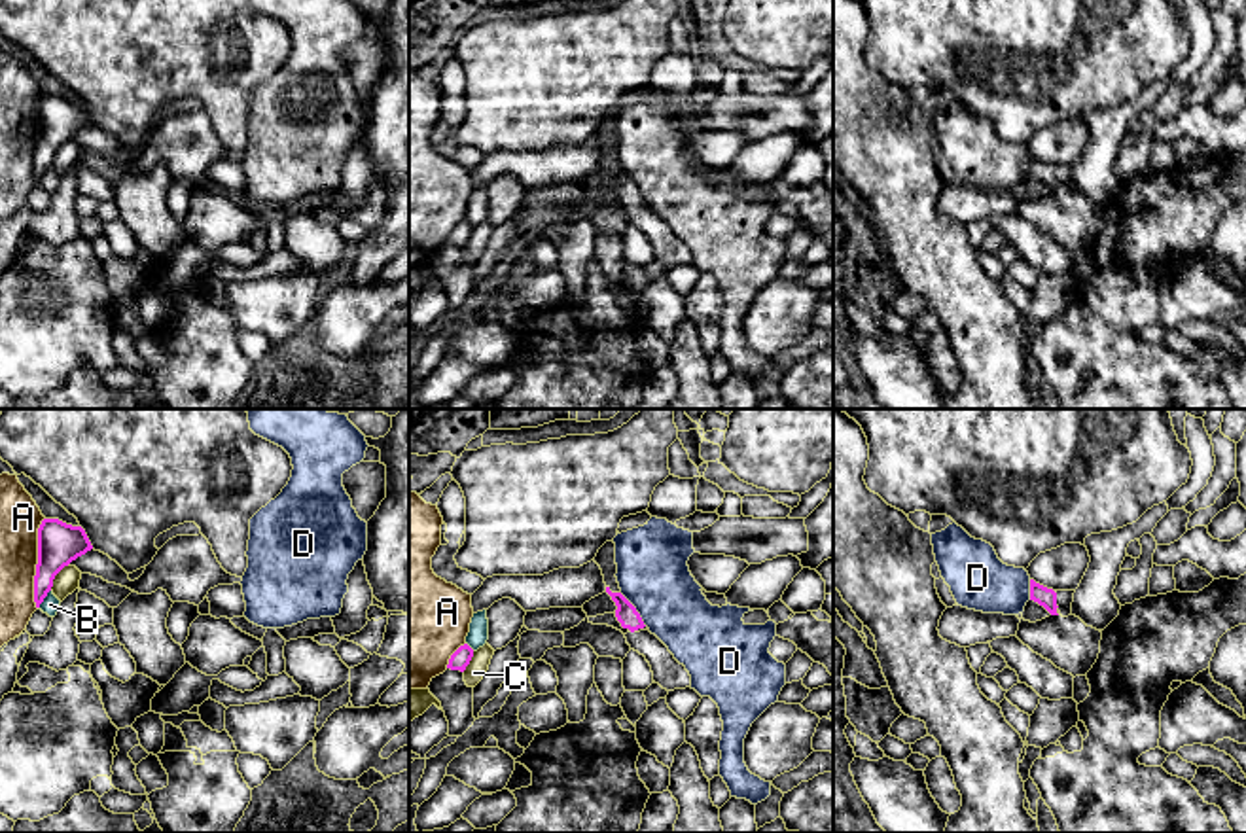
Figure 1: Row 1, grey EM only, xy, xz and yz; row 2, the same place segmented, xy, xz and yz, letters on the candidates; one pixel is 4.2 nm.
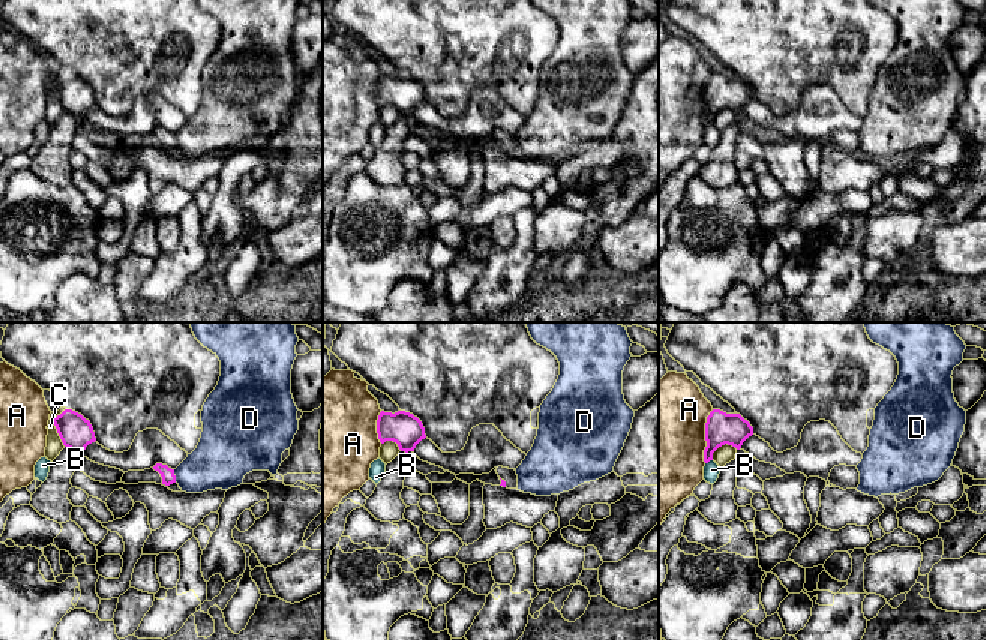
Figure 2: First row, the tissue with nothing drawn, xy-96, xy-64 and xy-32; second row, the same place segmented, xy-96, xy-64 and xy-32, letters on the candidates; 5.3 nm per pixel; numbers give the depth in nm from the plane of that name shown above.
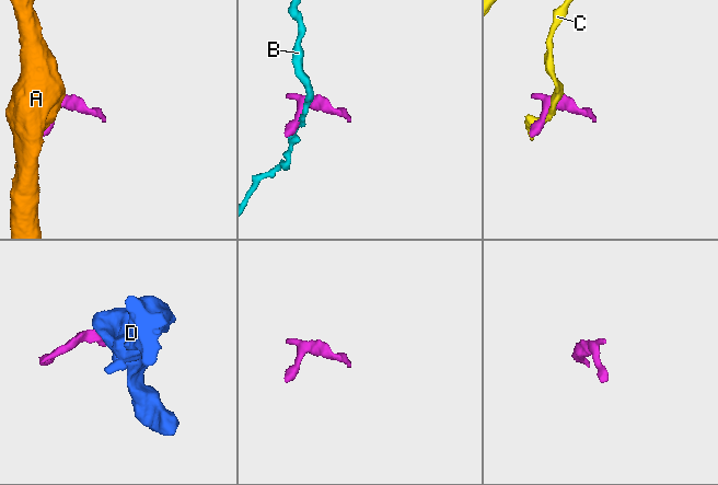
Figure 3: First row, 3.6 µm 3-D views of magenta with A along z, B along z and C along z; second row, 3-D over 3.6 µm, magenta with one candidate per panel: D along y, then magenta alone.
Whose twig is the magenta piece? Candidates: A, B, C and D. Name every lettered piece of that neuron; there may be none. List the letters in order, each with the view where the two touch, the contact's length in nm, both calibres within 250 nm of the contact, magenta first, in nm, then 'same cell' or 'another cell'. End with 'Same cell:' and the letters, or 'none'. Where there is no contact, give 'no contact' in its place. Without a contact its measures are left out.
A: xy | 400 nm | 180/180 nm | another cell
B: xy | 100 nm | 180/70 nm | another cell
C: xy | 150 nm | 180/100 nm | another cell
D: xz | 180 nm | 90/300 nm | another cell
Same cell: none

